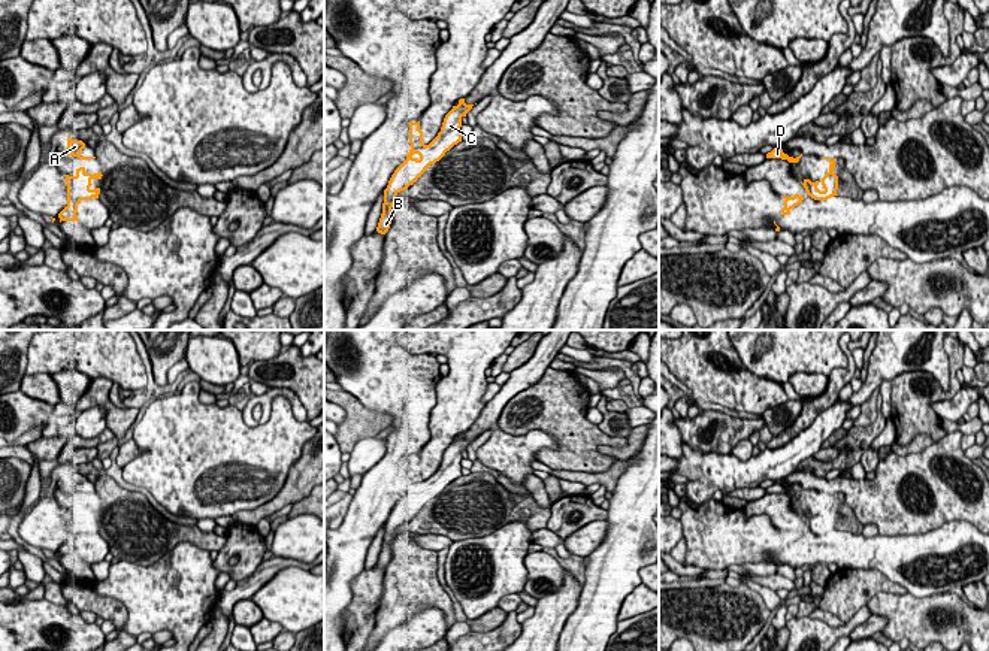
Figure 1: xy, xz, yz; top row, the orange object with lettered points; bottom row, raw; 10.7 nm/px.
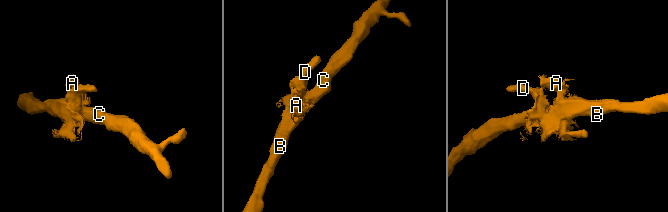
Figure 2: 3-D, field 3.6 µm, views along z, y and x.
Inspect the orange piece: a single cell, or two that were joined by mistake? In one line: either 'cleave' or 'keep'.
keep

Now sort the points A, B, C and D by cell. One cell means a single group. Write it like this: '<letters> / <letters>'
A B C D

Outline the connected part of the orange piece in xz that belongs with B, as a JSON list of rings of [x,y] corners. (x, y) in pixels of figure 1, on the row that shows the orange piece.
[[[465,99],[459,100],[457,106],[445,115],[441,131],[429,143],[423,143],[423,131],[418,122],[409,122],[411,149],[406,160],[394,170],[387,188],[384,190],[382,214],[376,231],[385,234],[391,224],[391,208],[397,202],[396,196],[405,191],[409,185],[426,172],[430,164],[439,161],[447,151],[462,142],[462,118],[472,109],[474,105],[466,105]]]

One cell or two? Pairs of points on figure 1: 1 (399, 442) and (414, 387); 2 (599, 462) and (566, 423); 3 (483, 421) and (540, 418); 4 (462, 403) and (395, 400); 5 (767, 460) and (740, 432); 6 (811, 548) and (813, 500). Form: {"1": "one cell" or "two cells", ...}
{"1": "one cell", "2": "one cell", "3": "two cells", "4": "two cells", "5": "two cells", "6": "two cells"}

